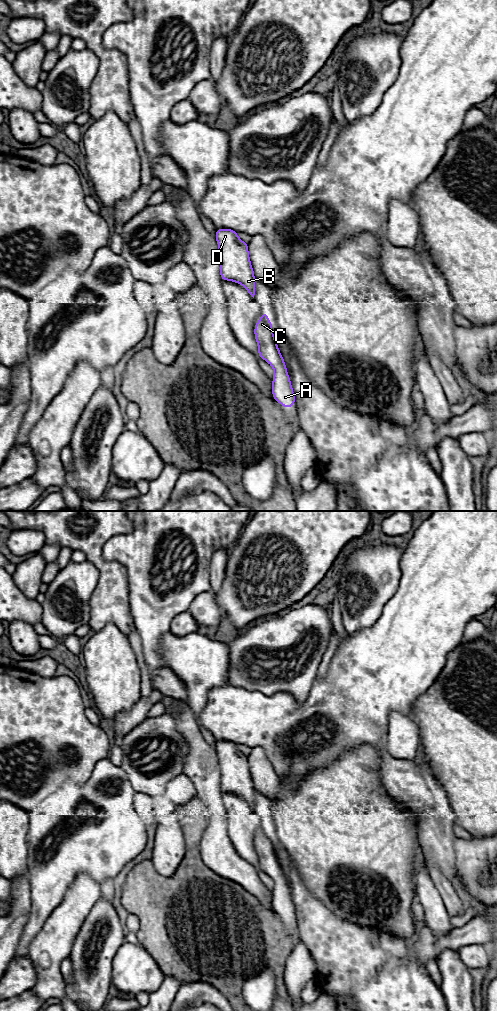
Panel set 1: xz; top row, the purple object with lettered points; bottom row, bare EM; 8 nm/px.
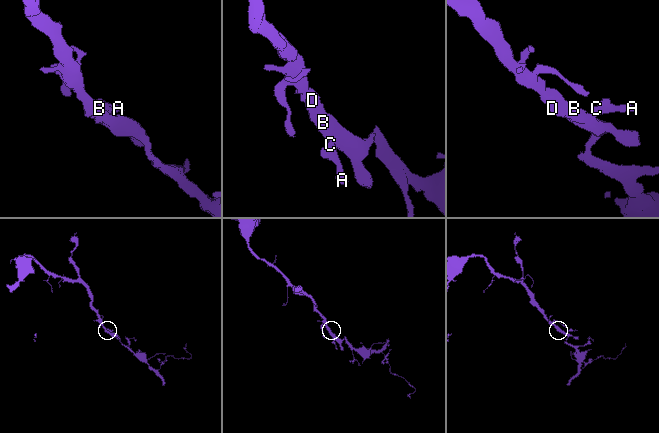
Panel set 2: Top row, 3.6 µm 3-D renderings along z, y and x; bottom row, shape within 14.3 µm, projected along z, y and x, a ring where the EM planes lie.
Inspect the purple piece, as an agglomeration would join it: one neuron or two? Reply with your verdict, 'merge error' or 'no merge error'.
no merge error

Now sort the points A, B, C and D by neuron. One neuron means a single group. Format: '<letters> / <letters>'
A B C D

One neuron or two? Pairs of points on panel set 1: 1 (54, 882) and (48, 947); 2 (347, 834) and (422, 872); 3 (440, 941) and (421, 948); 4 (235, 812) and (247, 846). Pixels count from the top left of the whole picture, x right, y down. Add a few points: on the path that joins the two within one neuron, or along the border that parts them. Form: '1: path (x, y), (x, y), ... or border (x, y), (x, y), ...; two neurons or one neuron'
1: border (64, 893), (63, 900), (37, 932); two neurons
2: border (422, 861), (417, 866), (415, 892); two neurons
3: path (435, 944), (426, 947); one neuron
4: path (241, 820), (243, 838); one neuron

